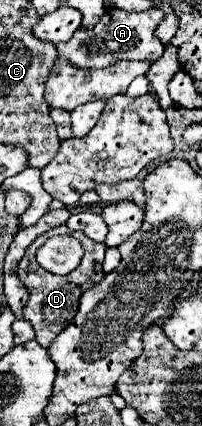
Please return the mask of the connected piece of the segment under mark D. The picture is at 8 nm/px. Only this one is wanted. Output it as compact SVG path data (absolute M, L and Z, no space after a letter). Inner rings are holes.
M58 226L54 230L48 230L46 234L38 236L24 252L20 264L18 264L18 278L20 282L26 286L28 290L28 302L24 304L24 318L34 326L34 332L36 332L36 342L42 346L42 348L48 348L50 342L74 320L74 314L78 310L78 304L80 304L80 296L90 290L92 286L96 286L102 278L104 278L104 270L102 270L102 260L104 260L104 250L106 250L106 244L100 244L100 242L92 242L90 238L86 238L82 232L70 232L66 226ZM54 234L72 234L74 238L78 238L82 244L84 244L84 258L78 266L78 270L70 272L68 276L56 276L56 274L48 274L44 268L38 266L36 262L36 248L42 246L42 242L46 242L48 238L52 238Z

